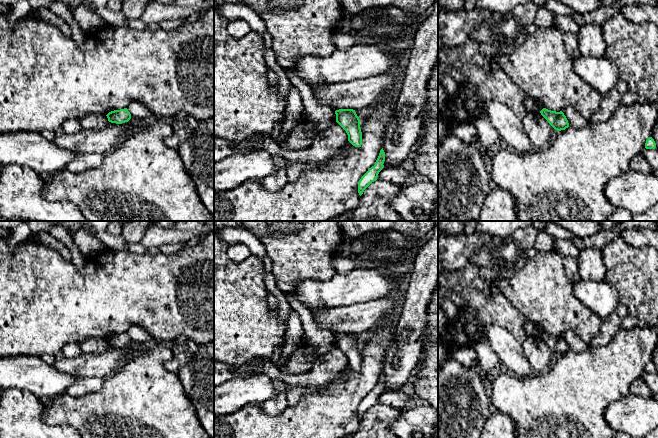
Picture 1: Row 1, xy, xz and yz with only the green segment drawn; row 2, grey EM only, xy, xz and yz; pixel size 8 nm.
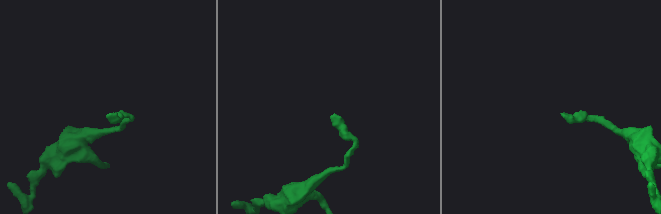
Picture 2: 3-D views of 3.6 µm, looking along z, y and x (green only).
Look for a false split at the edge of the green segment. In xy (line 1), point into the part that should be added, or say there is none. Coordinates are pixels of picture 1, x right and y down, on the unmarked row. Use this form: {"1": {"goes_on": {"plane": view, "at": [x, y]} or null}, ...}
{"1": {"goes_on": null}}

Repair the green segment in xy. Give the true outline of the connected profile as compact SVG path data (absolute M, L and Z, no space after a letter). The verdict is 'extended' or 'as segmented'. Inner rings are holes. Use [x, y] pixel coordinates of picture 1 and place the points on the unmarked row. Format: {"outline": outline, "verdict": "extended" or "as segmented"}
{"outline": "M127 332L111 335L106 340L109 346L116 348L122 348L131 343L131 338Z", "verdict": "as segmented"}

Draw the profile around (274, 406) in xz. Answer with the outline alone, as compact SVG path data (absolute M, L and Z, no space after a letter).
M277 378L273 379L273 383L276 386L278 395L275 398L268 399L267 401L259 404L261 409L271 416L280 414L288 406L286 395L284 393L286 383Z

